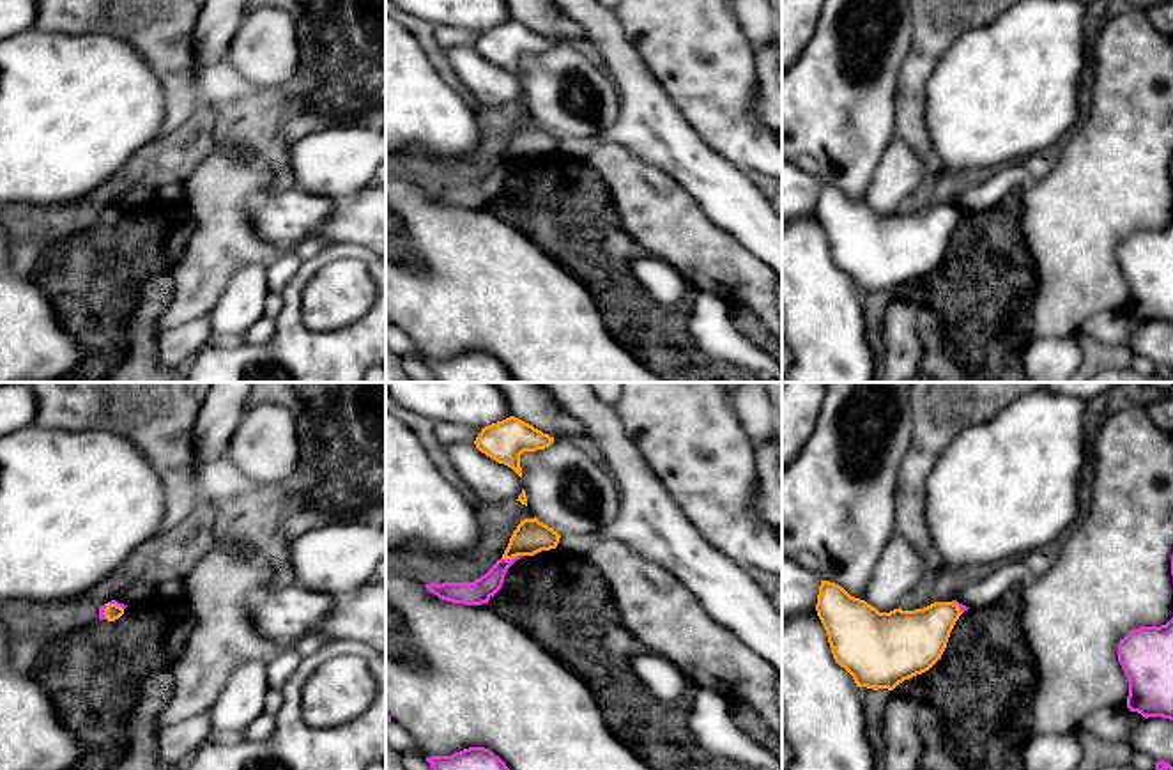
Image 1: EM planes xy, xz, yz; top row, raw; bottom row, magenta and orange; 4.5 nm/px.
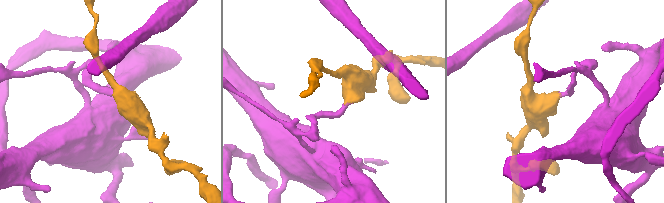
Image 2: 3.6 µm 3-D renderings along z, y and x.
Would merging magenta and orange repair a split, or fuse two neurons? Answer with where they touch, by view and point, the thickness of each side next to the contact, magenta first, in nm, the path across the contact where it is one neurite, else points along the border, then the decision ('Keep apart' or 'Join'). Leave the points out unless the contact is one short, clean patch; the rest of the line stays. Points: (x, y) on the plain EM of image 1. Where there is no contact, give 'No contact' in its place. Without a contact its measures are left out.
Touches magenta at xz (510, 163). Thickness 110 nm (magenta) against 160 nm. Path across: xz (471, 197), (476, 197), (510, 163), (531, 140). Join

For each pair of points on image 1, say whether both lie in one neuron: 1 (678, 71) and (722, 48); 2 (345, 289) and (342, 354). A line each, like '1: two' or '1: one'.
1: one
2: two

